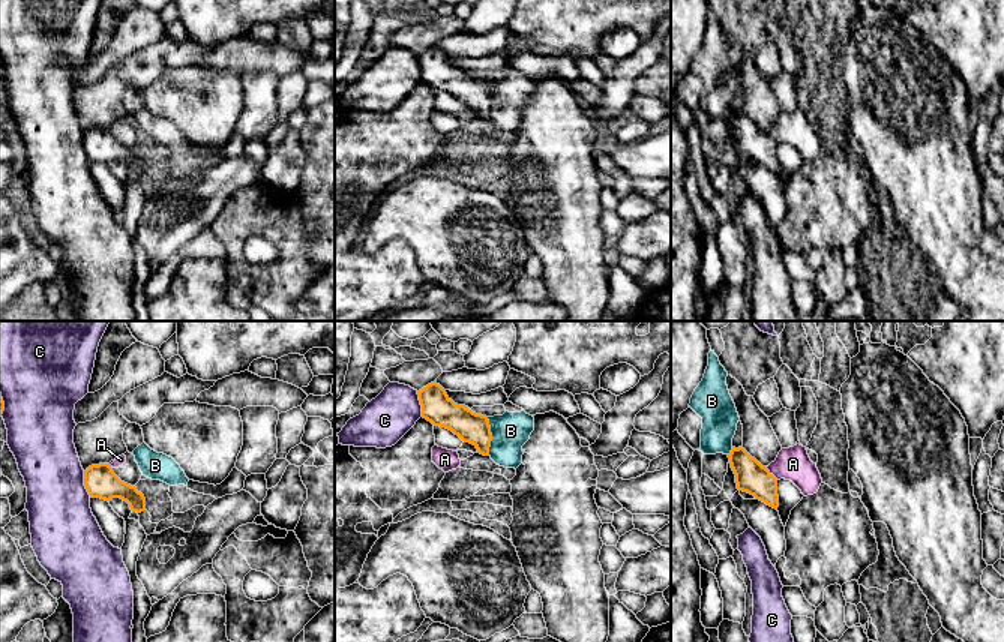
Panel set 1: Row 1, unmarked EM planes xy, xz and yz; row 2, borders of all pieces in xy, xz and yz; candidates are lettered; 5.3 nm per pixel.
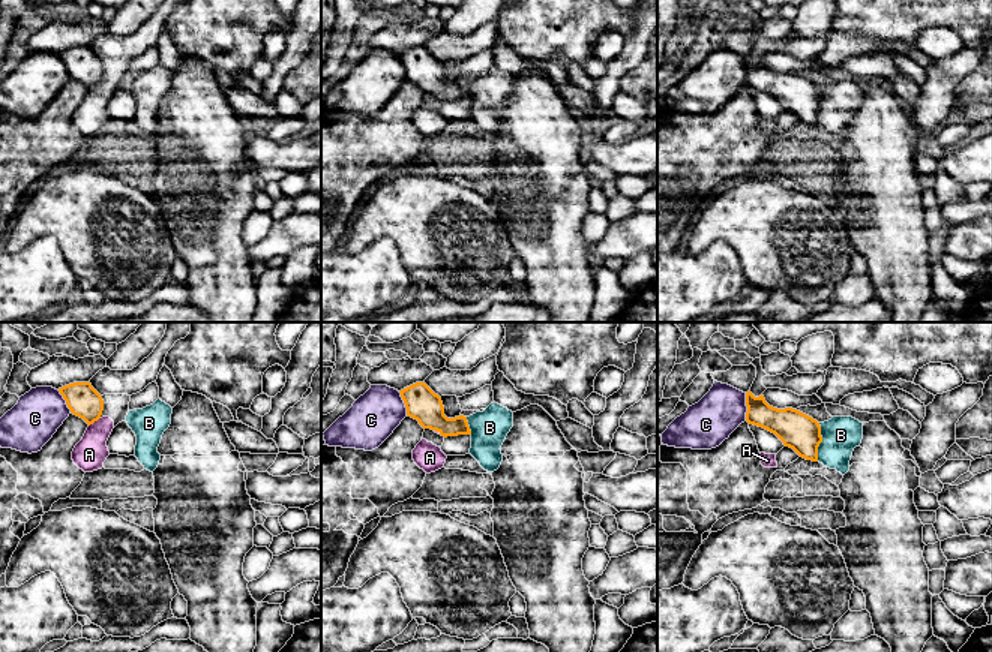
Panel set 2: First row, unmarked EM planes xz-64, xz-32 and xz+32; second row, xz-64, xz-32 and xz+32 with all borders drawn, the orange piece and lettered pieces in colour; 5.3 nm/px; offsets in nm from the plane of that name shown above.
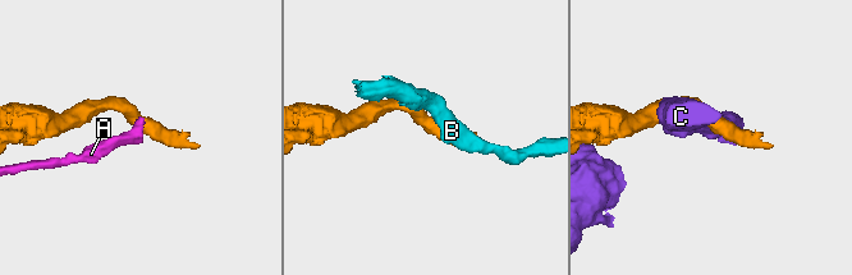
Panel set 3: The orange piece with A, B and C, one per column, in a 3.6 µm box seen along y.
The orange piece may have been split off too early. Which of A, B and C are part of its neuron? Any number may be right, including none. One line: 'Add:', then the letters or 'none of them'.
Add: none of them

